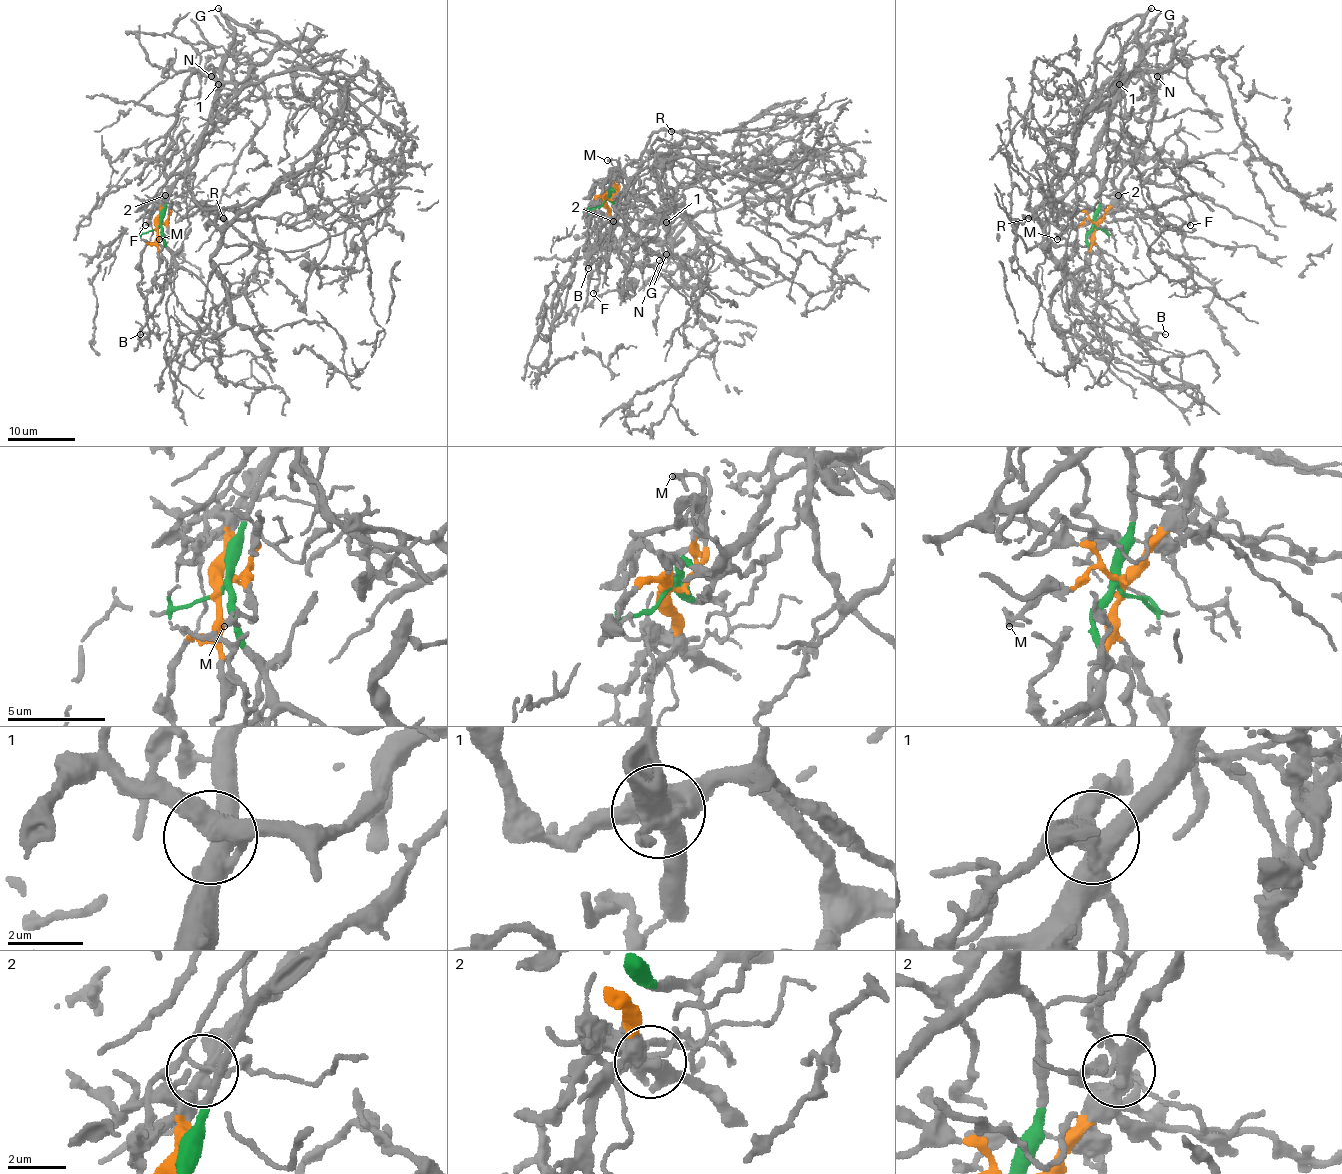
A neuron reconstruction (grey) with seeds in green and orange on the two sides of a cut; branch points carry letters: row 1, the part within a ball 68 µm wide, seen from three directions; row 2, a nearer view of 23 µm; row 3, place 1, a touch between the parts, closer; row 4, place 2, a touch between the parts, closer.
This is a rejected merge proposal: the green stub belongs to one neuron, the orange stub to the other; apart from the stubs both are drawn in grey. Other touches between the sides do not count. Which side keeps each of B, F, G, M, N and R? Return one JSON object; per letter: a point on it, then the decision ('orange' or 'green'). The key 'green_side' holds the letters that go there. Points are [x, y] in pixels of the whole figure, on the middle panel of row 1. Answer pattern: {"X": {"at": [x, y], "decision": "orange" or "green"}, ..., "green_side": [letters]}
{"B": {"at": [588, 268], "decision": "orange"}, "F": {"at": [593, 293], "decision": "orange"}, "G": {"at": [666, 254], "decision": "green"}, "M": {"at": [607, 160], "decision": "orange"}, "N": {"at": [659, 260], "decision": "orange"}, "R": {"at": [671, 131], "decision": "green"}, "green_side": ["G", "R"]}

